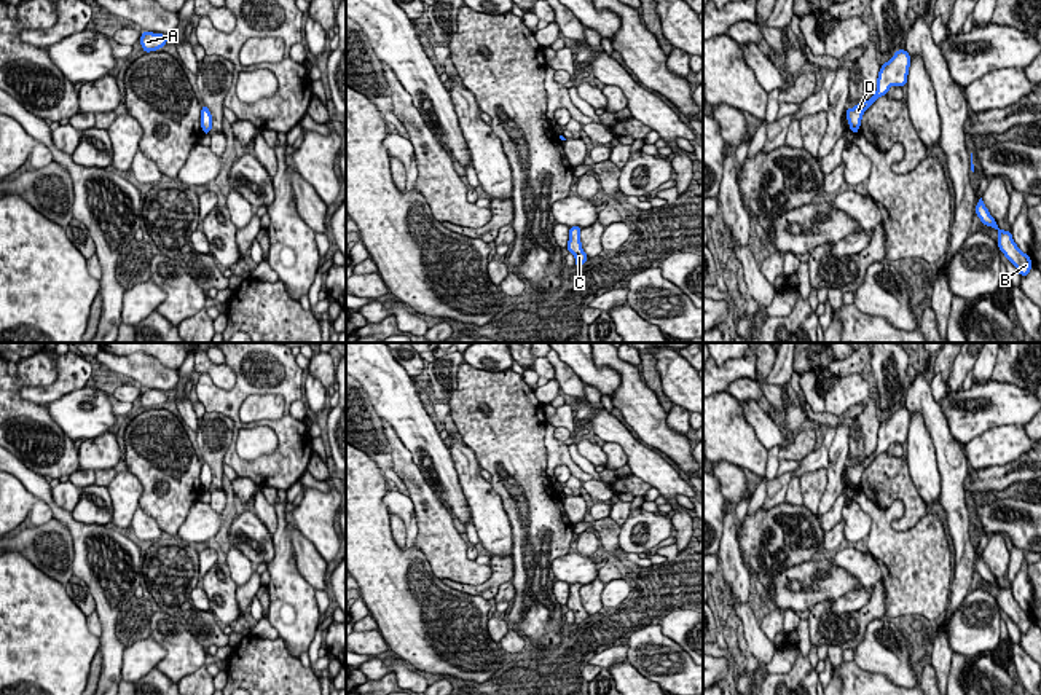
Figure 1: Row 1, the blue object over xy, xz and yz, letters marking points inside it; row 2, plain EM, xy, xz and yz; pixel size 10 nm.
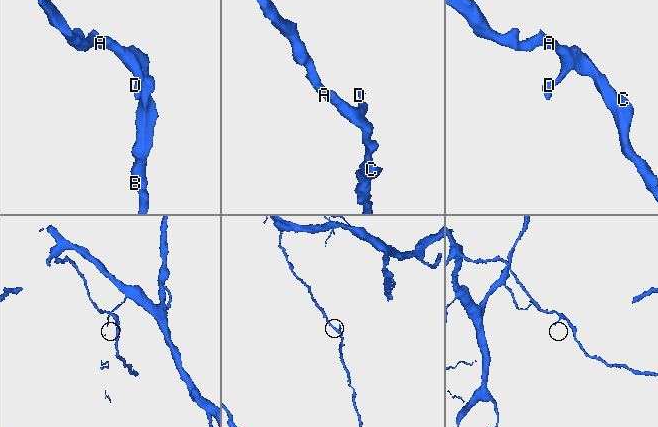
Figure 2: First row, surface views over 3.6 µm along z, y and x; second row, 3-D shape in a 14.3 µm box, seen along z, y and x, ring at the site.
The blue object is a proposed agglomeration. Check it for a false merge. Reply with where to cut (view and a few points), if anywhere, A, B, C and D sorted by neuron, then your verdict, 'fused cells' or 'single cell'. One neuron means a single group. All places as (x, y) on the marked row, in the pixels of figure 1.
no cut | A B C D | single cell

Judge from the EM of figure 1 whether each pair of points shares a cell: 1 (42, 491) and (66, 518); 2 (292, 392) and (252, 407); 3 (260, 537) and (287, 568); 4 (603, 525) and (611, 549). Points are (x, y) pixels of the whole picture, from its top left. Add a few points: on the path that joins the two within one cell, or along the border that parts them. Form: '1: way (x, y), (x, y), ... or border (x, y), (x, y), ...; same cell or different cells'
1: way (47, 498), (59, 512); same cell
2: border (244, 399), (252, 394), (279, 394), (284, 415); different cells
3: border (273, 536), (273, 558), (267, 565); different cells
4: way (608, 531), (609, 542); same cell

